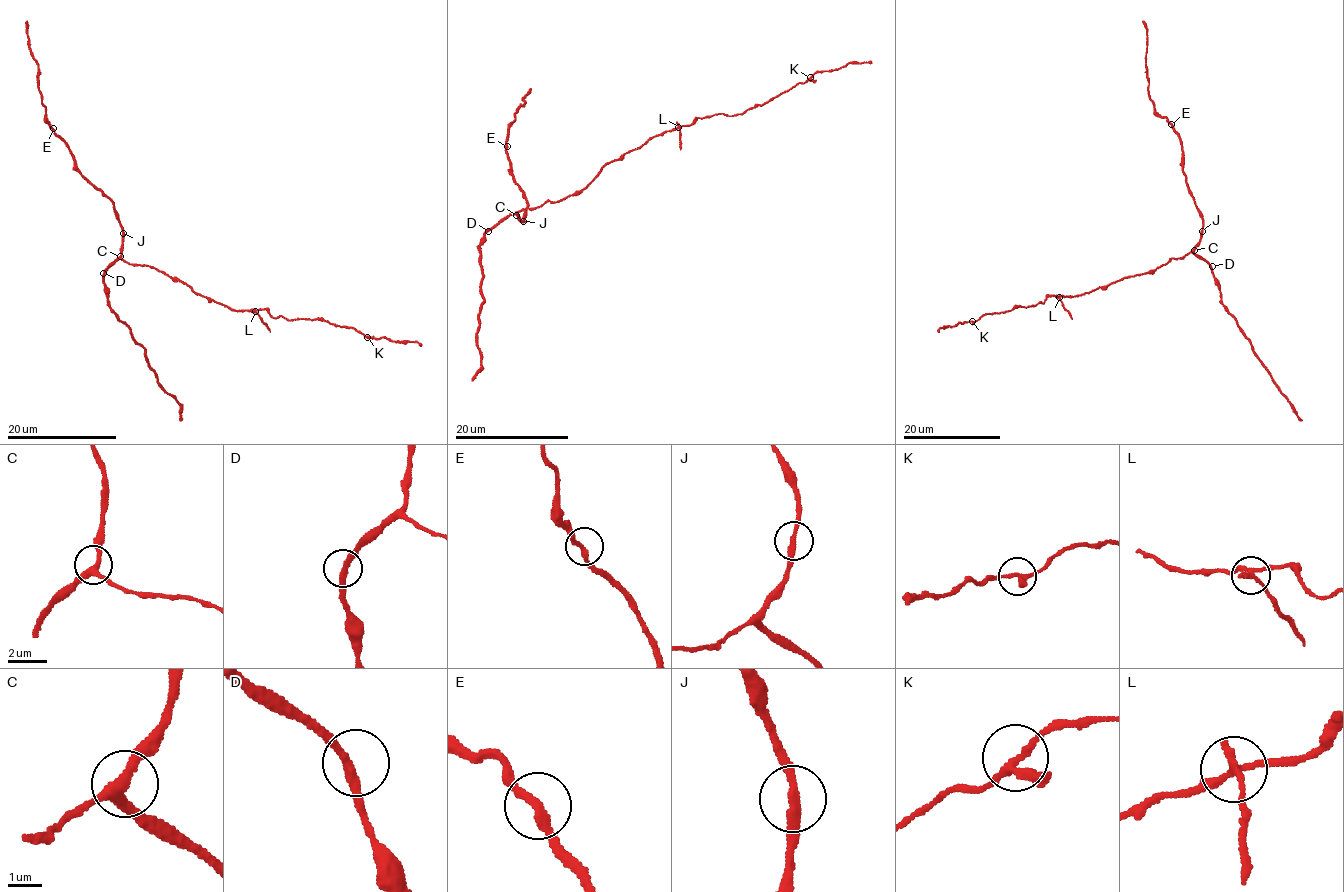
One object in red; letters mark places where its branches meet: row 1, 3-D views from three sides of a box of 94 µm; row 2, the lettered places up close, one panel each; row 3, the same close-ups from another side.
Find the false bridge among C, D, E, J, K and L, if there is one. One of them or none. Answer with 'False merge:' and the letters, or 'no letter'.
False merge: L

